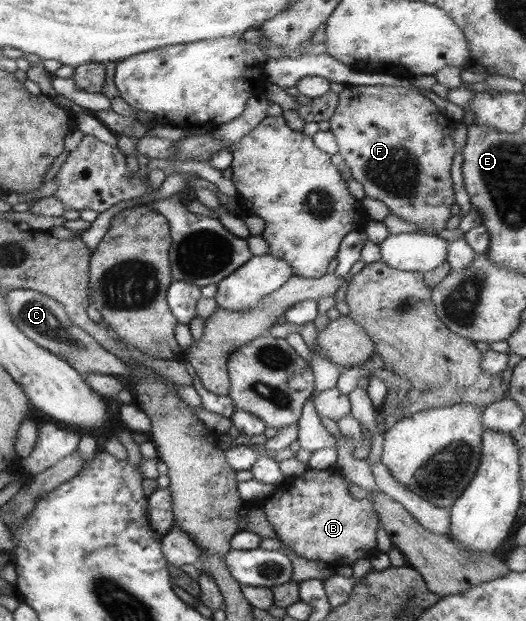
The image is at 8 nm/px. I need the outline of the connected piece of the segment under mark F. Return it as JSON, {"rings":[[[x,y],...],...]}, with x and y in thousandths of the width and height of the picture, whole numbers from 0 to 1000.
{"rings":[[[658,137],[650,148],[643,150],[643,171],[633,180],[631,190],[624,195],[625,211],[633,216],[643,243],[639,245],[652,261],[663,269],[665,285],[686,296],[690,301],[692,316],[698,319],[711,319],[722,322],[732,329],[740,343],[766,353],[778,359],[789,359],[793,374],[825,374],[850,367],[848,356],[854,351],[854,332],[861,329],[861,306],[857,306],[857,287],[854,287],[854,267],[857,267],[857,254],[861,254],[861,229],[857,229],[857,206],[865,203],[857,200],[846,187],[835,184],[835,177],[827,174],[827,167],[819,167],[816,161],[795,148],[789,140],[768,142],[766,138],[677,138]]]}

